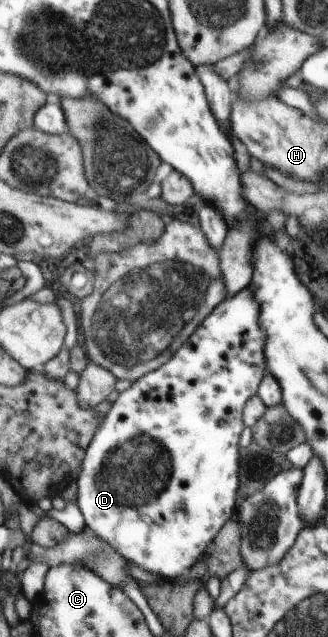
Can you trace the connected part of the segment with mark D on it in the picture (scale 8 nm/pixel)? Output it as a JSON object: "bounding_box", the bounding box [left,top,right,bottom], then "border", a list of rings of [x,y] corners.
{"bounding_box":[75,286,266,579],"border":[[[245,286],[234,296],[220,301],[205,319],[193,330],[187,341],[177,349],[171,359],[142,375],[141,378],[131,382],[129,388],[118,393],[117,398],[110,403],[108,411],[99,422],[99,427],[94,431],[90,445],[86,447],[85,457],[82,459],[82,470],[76,475],[75,485],[76,505],[83,516],[84,525],[97,538],[103,540],[115,553],[118,553],[130,565],[139,567],[143,571],[155,573],[158,577],[173,579],[181,575],[181,571],[189,569],[205,551],[207,541],[218,535],[218,531],[233,516],[235,495],[237,495],[237,449],[239,449],[239,433],[243,429],[241,423],[241,409],[247,398],[250,398],[259,379],[265,377],[266,358],[264,346],[266,345],[266,331],[259,325],[260,309],[258,301],[254,298],[251,286]]]}

